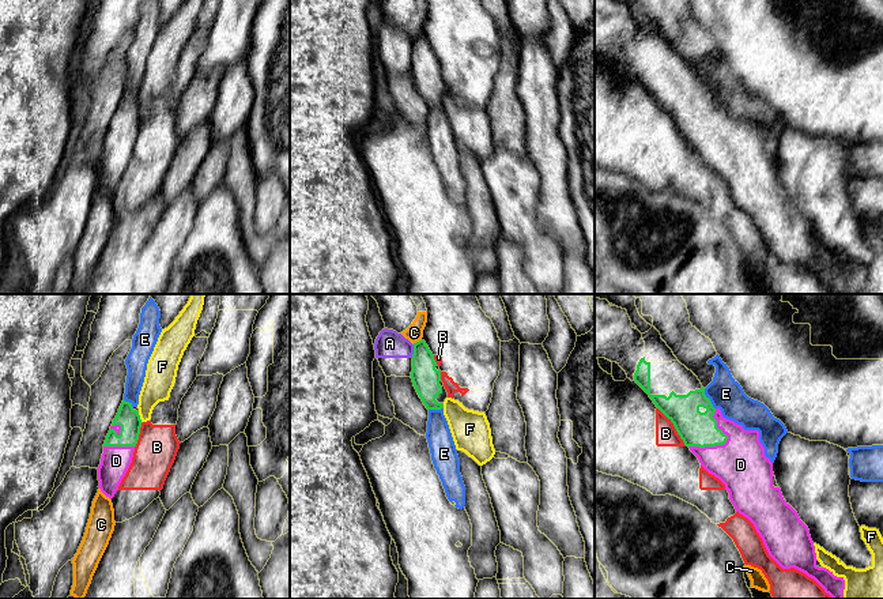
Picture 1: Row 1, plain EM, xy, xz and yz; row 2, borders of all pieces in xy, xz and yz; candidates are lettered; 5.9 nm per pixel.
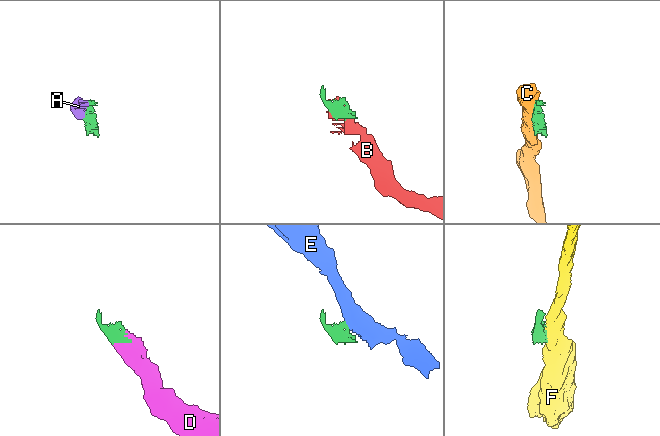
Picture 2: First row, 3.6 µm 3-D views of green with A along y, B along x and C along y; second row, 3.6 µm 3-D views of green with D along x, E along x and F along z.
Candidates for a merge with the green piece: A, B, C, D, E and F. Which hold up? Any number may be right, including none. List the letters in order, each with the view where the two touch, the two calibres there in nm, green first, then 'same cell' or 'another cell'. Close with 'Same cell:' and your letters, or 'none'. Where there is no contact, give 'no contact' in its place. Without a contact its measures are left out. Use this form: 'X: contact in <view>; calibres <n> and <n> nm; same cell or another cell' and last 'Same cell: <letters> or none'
A: contact in xz; calibres 160 and 160 nm; another cell
B: contact in yz; calibres 200 and 130 nm; another cell
C: contact in xz; calibres 160 and 100 nm; another cell
D: contact in yz; calibres 200 and 300 nm; same cell
E: contact in yz; calibres 200 and 190 nm; another cell
F: contact in xy; calibres 130 and 180 nm; another cell
Same cell: D

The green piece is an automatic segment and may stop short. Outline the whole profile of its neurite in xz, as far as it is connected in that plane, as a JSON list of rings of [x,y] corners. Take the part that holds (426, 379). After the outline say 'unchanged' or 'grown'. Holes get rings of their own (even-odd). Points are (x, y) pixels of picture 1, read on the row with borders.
[[[424,340],[414,343],[411,378],[427,410],[444,408],[448,392],[441,380],[439,366]]] | grown

